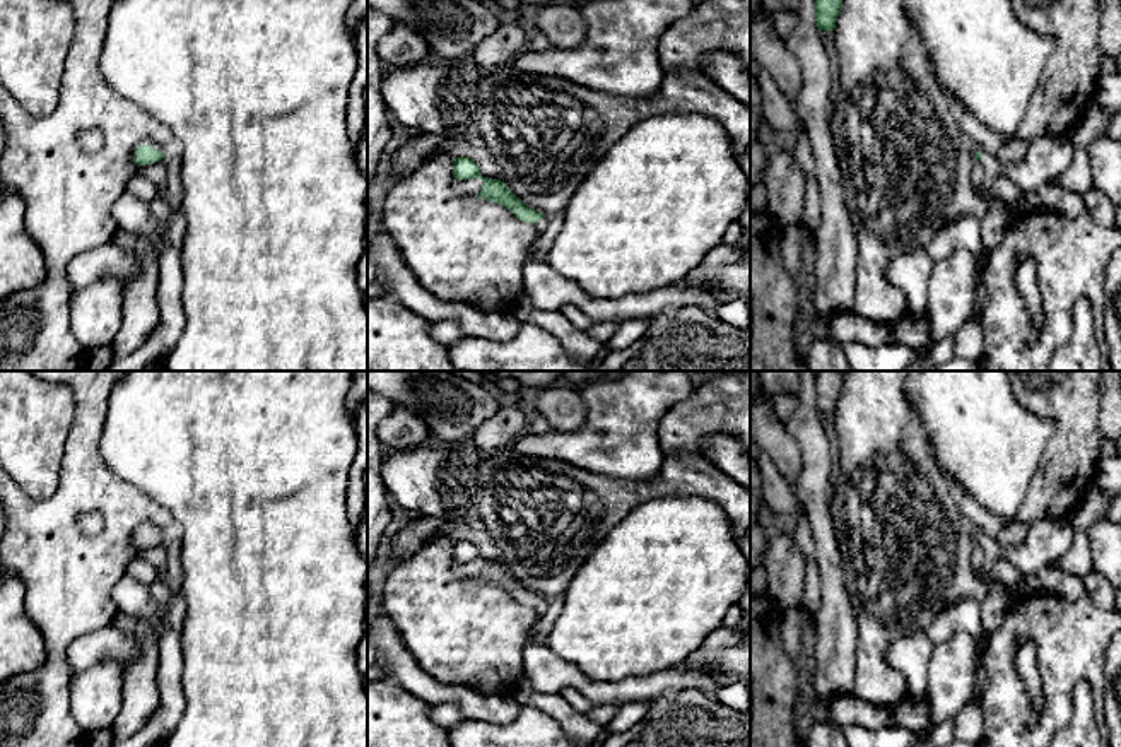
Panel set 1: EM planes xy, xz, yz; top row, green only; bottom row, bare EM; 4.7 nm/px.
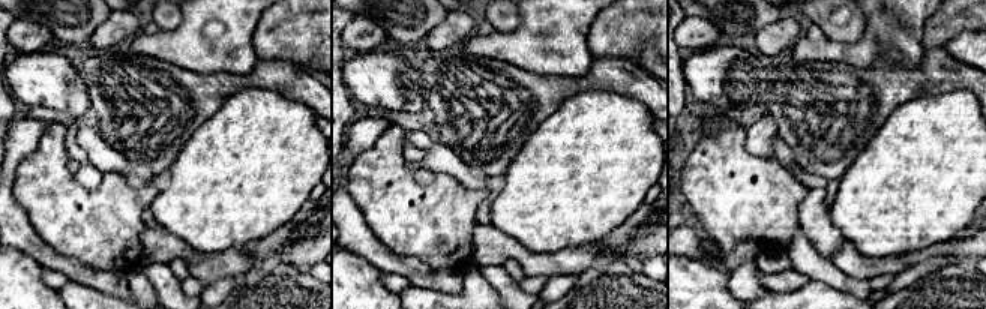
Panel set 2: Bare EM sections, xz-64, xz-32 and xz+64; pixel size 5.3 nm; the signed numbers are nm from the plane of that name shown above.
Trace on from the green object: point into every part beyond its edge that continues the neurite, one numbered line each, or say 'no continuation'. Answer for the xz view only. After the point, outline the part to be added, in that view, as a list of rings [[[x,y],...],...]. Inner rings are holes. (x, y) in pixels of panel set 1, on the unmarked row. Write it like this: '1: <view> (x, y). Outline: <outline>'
1: xz (547, 672). Outline: [[[547,600],[540,602],[535,610],[540,619],[547,610]],[[537,621],[526,638],[523,660],[525,673],[538,692],[560,692],[571,685],[581,691],[595,706],[613,704],[617,708],[625,703],[651,703],[663,692],[678,689],[699,689],[714,696],[719,689],[737,680],[742,680],[750,692],[750,673],[738,679],[735,675],[714,675],[684,665],[649,675],[634,675],[619,682],[595,682],[574,663],[560,658],[549,644],[535,641]]]

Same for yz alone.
1: yz (1046, 541). Outline: [[[1051,520],[1032,523],[1018,545],[1000,547],[991,537],[983,537],[984,569],[988,571],[998,559],[1005,559],[1022,574],[1037,574],[1065,554],[1071,538],[1073,530],[1068,521]]]

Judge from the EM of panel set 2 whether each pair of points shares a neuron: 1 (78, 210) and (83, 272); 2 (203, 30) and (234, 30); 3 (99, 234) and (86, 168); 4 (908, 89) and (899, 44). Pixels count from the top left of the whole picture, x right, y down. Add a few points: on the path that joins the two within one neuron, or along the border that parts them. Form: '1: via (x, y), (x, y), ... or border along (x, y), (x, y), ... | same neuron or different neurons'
1: border along (50, 245), (89, 267), (114, 273) | different neurons
2: via (210, 30), (227, 30) | same neuron
3: border along (72, 174), (87, 188), (95, 188), (104, 176) | different neurons
4: border along (926, 50), (910, 66), (886, 54), (868, 68) | different neurons

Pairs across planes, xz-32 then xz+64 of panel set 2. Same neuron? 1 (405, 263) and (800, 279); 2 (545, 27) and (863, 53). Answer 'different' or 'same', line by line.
1: same
2: same

